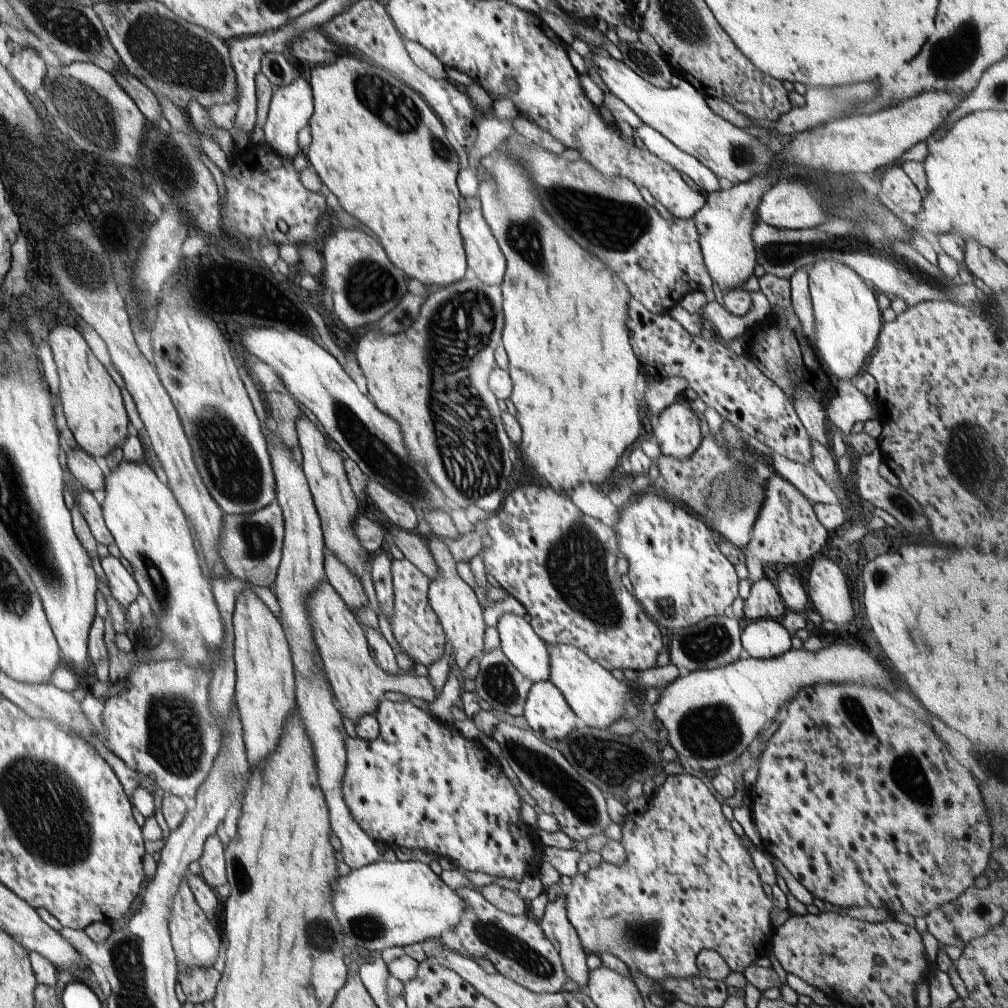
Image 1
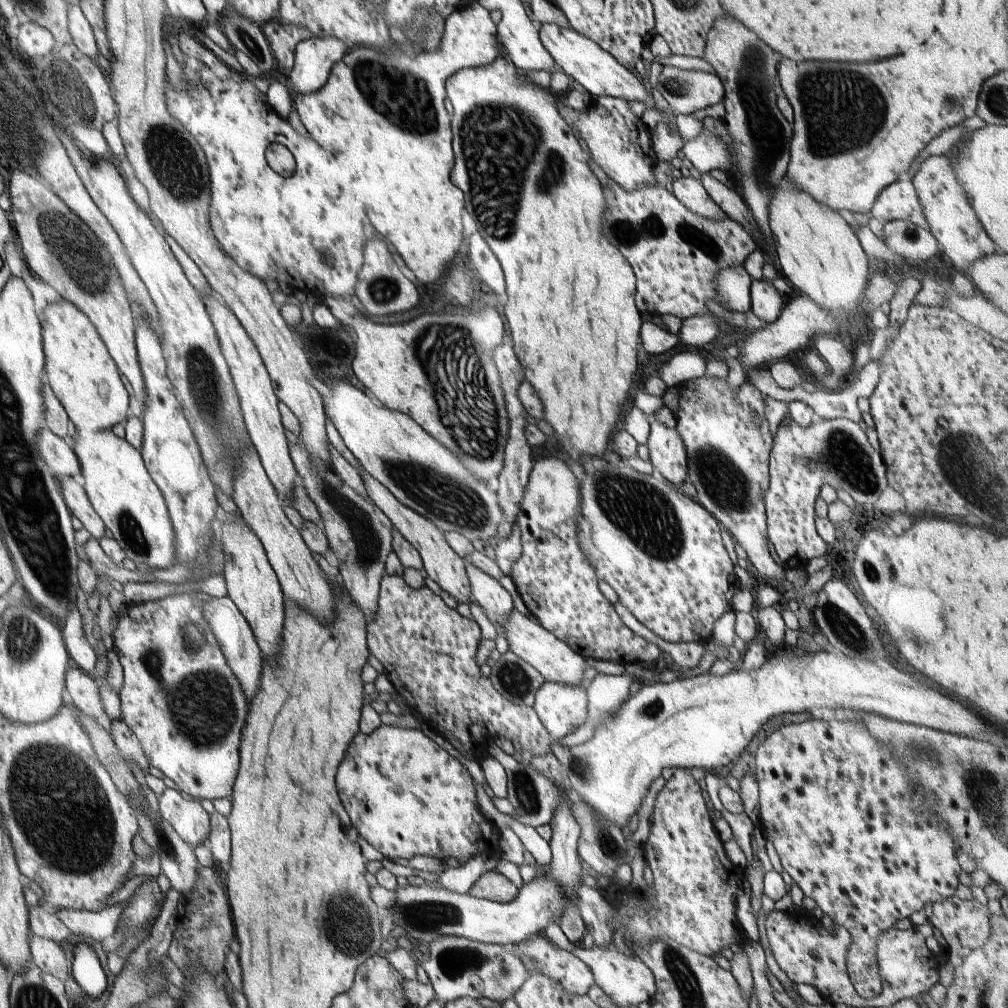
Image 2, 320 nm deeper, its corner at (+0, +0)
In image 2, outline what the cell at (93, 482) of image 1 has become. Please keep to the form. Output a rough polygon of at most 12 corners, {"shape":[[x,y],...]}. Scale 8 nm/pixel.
{"shape":[[44,428],[36,446],[56,477],[81,473],[73,448]]}

